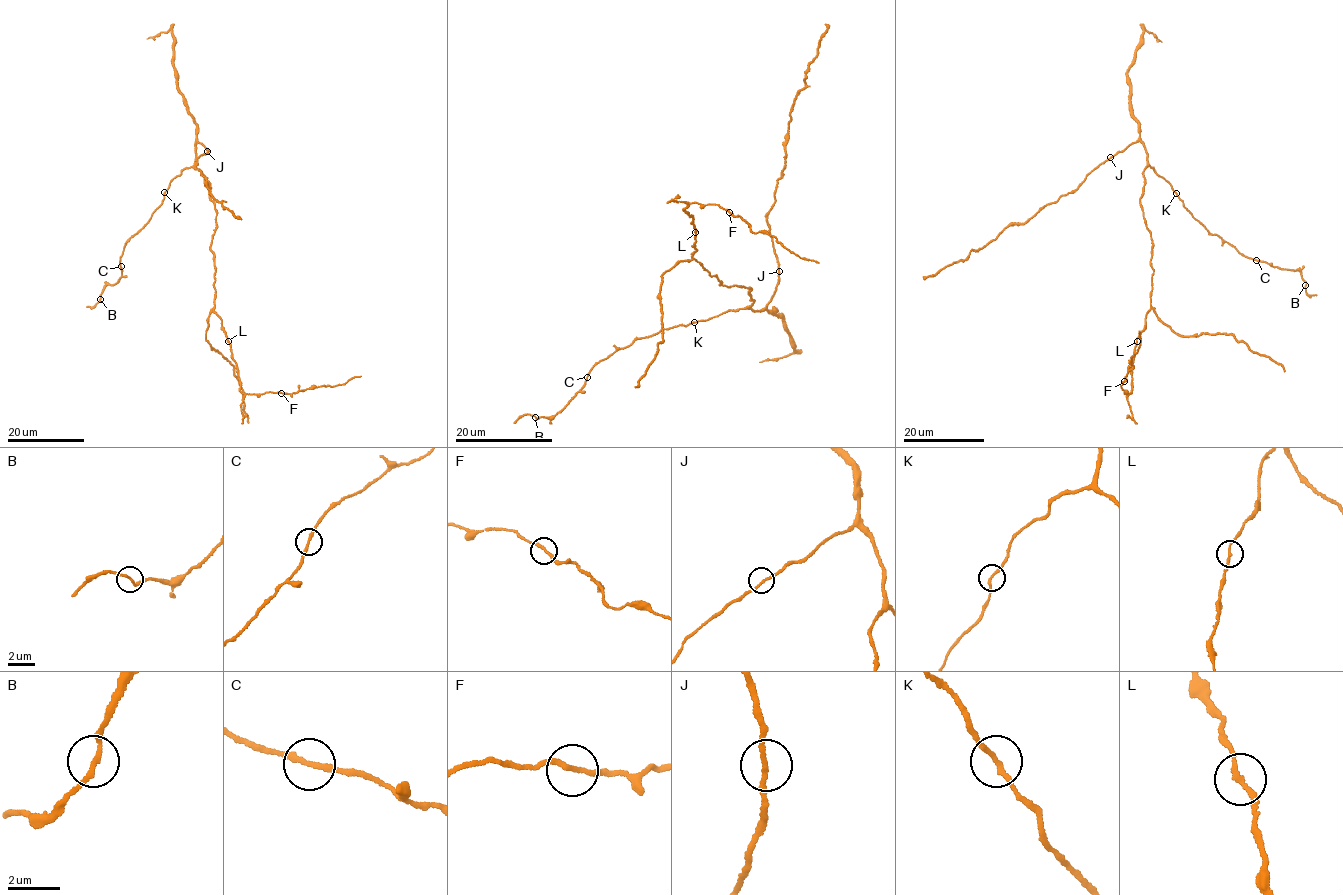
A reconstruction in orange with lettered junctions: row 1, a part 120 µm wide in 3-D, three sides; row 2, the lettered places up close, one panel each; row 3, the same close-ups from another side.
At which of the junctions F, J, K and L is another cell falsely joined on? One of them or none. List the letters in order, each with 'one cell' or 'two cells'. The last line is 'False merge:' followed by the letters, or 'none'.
F: one cell
J: one cell
K: one cell
L: one cell
False merge: none

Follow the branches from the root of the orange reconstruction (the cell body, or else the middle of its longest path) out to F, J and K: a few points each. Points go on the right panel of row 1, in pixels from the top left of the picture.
F: (1140, 201), (1152, 241), (1151, 308), (1145, 328), (1136, 339), (1131, 393), (1123, 392), (1120, 385), (1124, 381)
J: (1140, 201), (1143, 171), (1147, 165), (1145, 146), (1135, 141), (1110, 157)
K: (1140, 201), (1143, 171), (1148, 166), (1176, 193)

